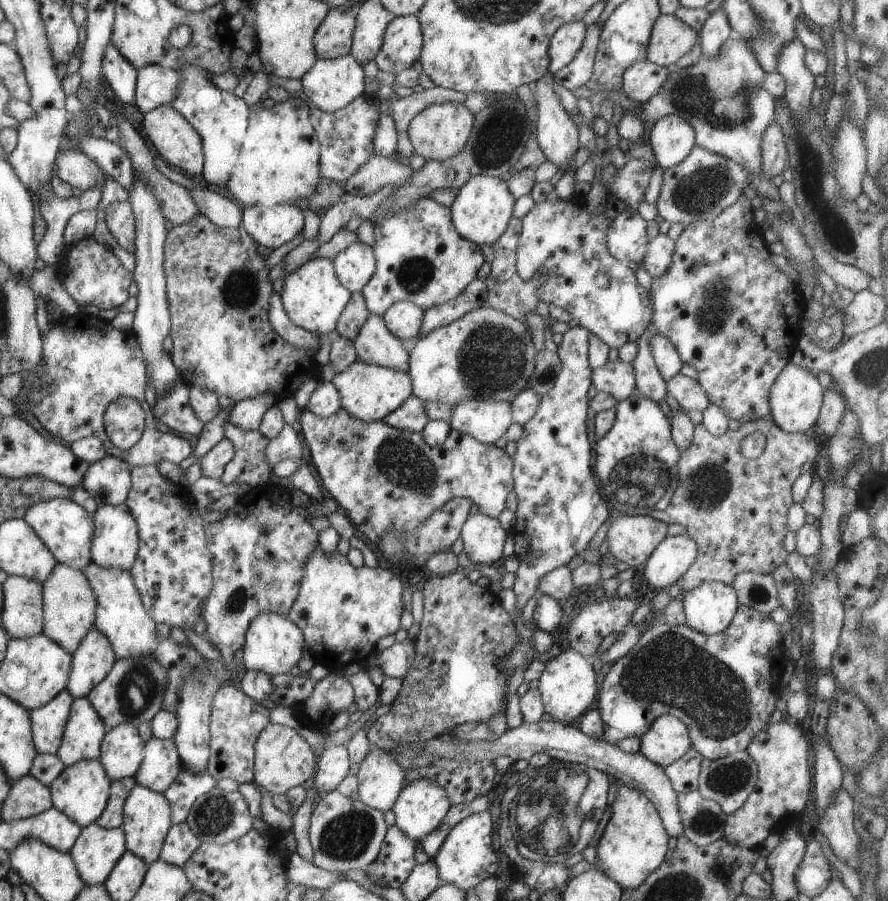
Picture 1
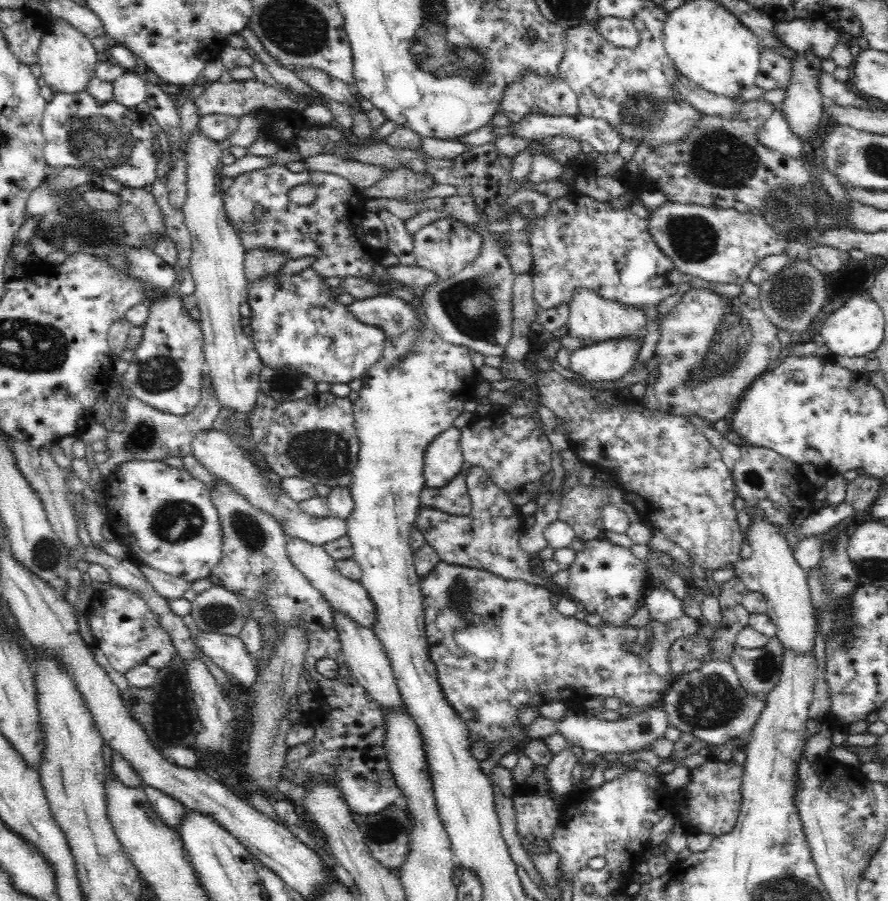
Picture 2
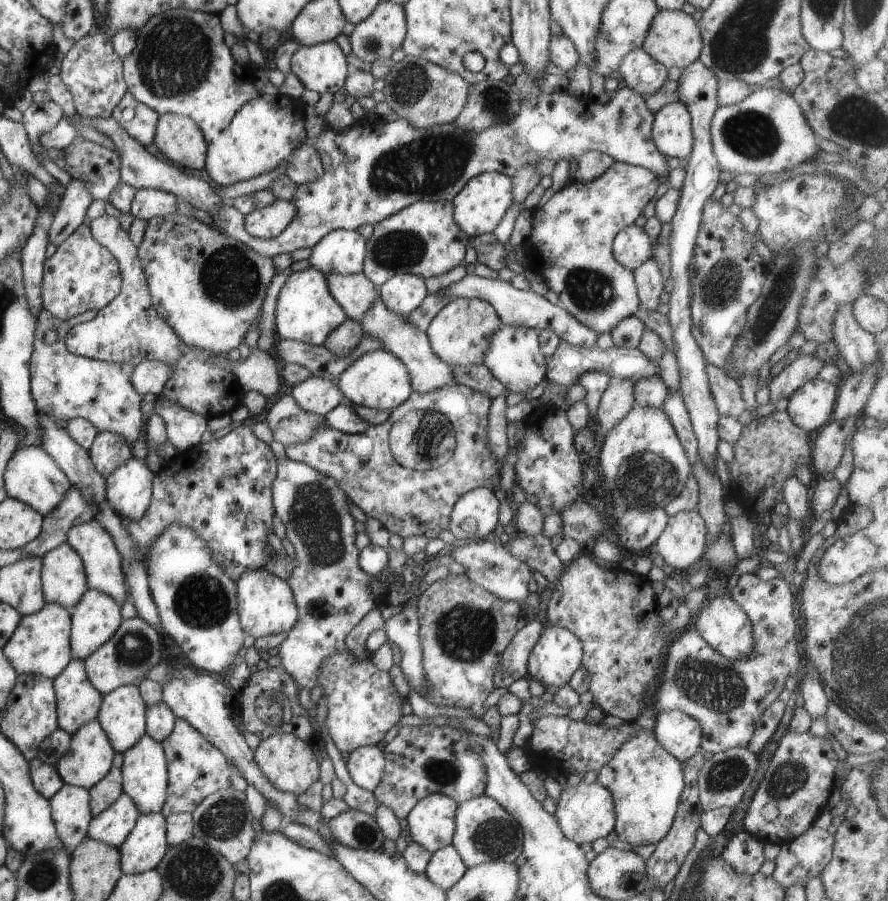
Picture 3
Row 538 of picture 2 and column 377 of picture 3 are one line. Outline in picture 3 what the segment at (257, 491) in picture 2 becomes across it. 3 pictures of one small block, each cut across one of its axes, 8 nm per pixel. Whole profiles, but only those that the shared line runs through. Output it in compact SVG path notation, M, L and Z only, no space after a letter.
M380 297L372 302L359 322L363 333L379 339L383 349L392 352L407 367L413 391L426 393L447 385L455 385L452 368L431 350L427 335L415 328L405 316L391 312L381 302Z

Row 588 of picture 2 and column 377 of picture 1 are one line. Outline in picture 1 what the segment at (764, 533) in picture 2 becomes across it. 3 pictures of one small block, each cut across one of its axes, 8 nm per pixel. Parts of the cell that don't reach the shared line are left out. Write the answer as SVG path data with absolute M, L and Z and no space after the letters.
M368 748L355 776L358 799L369 808L389 811L404 785L404 770L389 751Z

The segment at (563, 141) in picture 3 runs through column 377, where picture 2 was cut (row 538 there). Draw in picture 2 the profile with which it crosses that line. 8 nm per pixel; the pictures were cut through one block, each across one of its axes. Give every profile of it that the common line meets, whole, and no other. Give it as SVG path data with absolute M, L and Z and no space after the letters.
M128 460L106 477L104 484L104 510L108 509L108 520L116 528L116 534L124 540L129 557L139 564L192 583L198 578L207 578L219 563L222 533L209 489L185 469L172 468L162 461Z

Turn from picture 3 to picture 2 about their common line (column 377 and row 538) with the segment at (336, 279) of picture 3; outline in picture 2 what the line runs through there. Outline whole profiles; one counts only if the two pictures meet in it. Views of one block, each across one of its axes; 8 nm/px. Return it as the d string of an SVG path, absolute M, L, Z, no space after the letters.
M291 537L287 540L286 546L294 566L322 593L322 596L330 602L330 606L334 606L343 614L348 614L367 629L376 626L376 607L373 606L366 587L362 583L342 576L335 567L335 560L332 560L321 546L312 546L303 540Z

